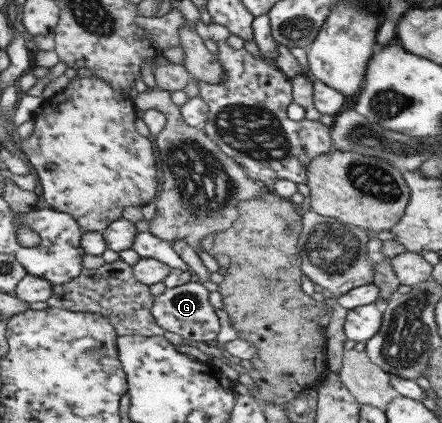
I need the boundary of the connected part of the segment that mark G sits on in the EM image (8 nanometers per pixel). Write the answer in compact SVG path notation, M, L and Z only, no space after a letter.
M194 279L188 284L165 290L155 297L152 314L162 328L180 335L185 342L216 343L220 334L220 318L210 304L210 290L200 280Z

